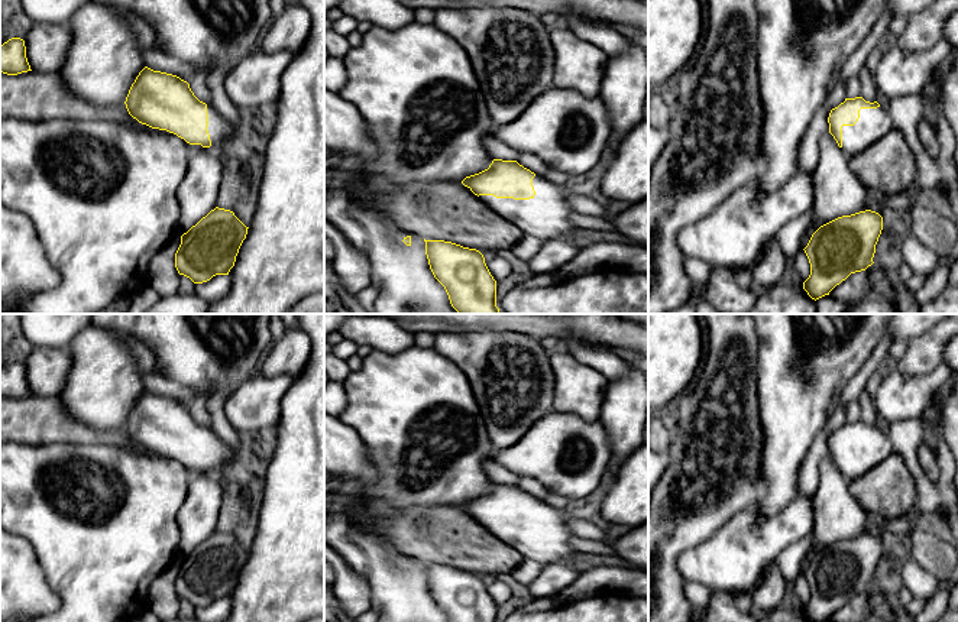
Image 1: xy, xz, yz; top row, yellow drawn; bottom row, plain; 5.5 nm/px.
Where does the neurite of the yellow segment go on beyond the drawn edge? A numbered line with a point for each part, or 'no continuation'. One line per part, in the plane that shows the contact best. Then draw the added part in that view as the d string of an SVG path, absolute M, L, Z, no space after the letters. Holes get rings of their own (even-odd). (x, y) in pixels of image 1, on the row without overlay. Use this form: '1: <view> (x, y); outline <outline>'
1: xy (220, 454); outline M207 428L207 438L207 454L210 459L211 470L203 472L201 469L190 469L184 463L182 464L185 466L188 473L208 473L214 477L219 477L221 472L236 460L237 453L230 446L227 446L213 428Z

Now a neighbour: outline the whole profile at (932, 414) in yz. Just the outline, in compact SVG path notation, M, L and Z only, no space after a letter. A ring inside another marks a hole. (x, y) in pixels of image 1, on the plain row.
M935 393L923 411L922 419L931 424L942 425L942 414L944 411L939 406L938 393Z

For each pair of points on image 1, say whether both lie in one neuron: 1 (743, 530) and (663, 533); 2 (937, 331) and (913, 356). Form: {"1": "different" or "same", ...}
{"1": "different", "2": "same"}

